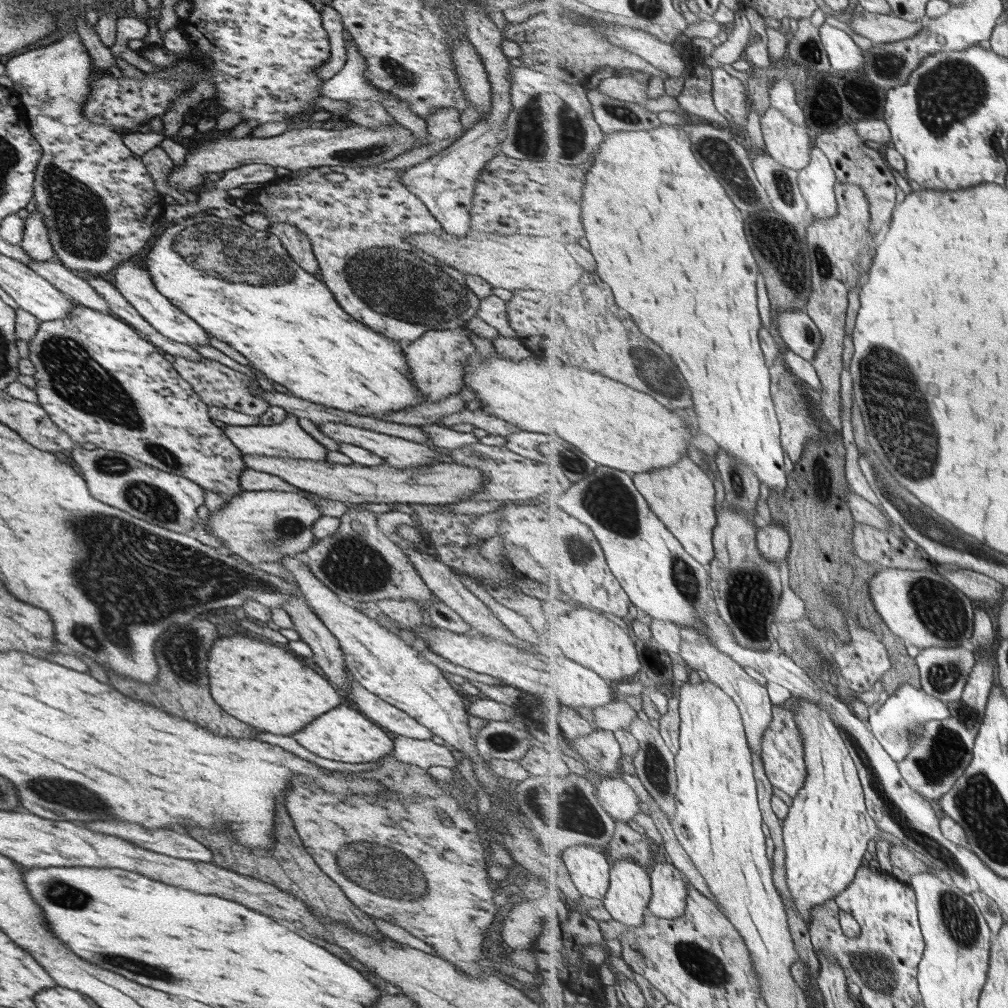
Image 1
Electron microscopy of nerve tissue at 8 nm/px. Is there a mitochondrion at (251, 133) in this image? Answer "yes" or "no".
no

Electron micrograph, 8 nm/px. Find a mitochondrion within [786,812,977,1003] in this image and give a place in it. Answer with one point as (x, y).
(876, 973)

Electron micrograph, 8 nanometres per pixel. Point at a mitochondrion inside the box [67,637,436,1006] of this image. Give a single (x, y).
(141, 967)

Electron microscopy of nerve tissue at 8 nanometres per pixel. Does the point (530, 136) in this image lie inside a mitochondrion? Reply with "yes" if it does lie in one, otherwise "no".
yes

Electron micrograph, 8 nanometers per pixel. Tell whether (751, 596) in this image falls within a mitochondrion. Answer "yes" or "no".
yes

